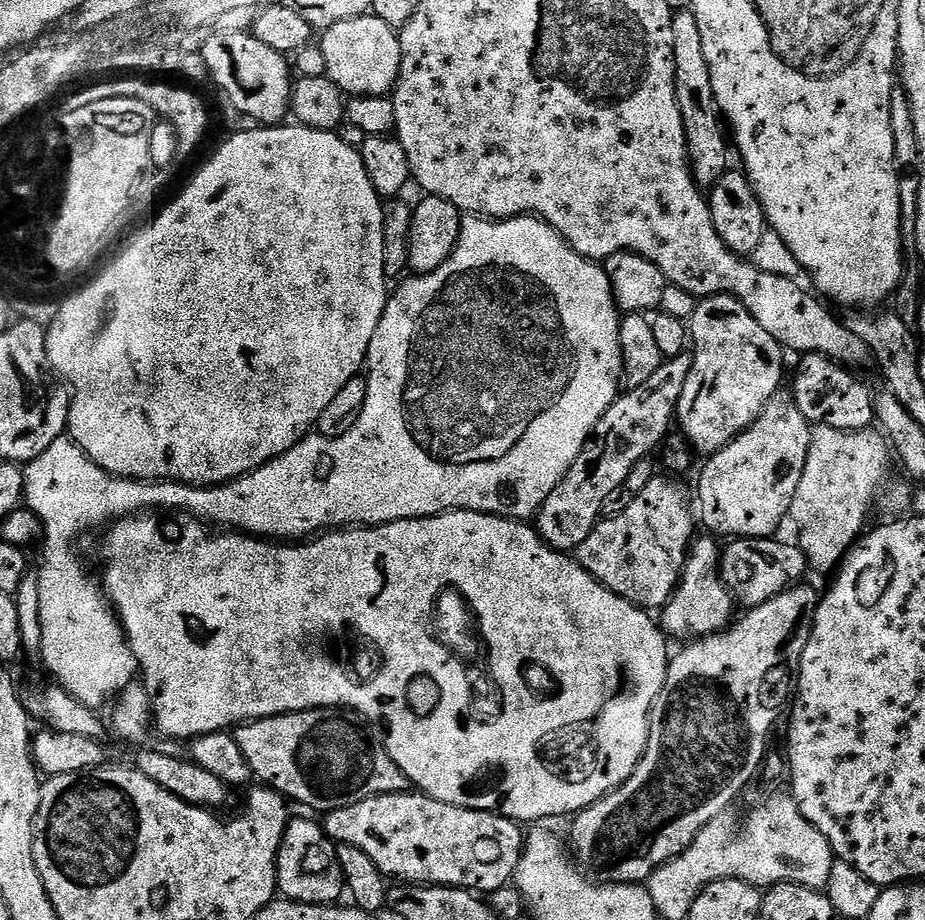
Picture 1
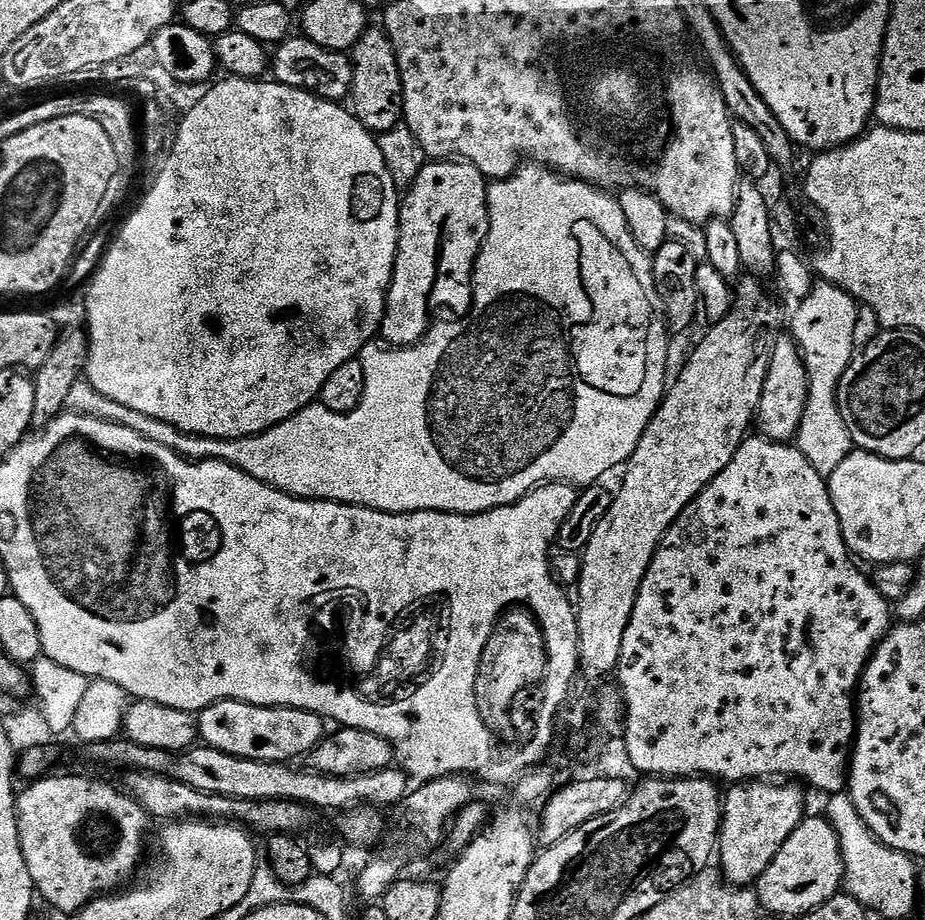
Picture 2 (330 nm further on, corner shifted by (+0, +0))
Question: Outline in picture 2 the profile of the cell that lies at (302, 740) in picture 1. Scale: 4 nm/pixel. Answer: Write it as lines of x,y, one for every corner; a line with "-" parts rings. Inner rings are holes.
219,700
198,713
198,736
207,747
222,750
238,758
283,764
295,761
295,756
307,757
326,735
325,717
301,708
263,708
241,700

